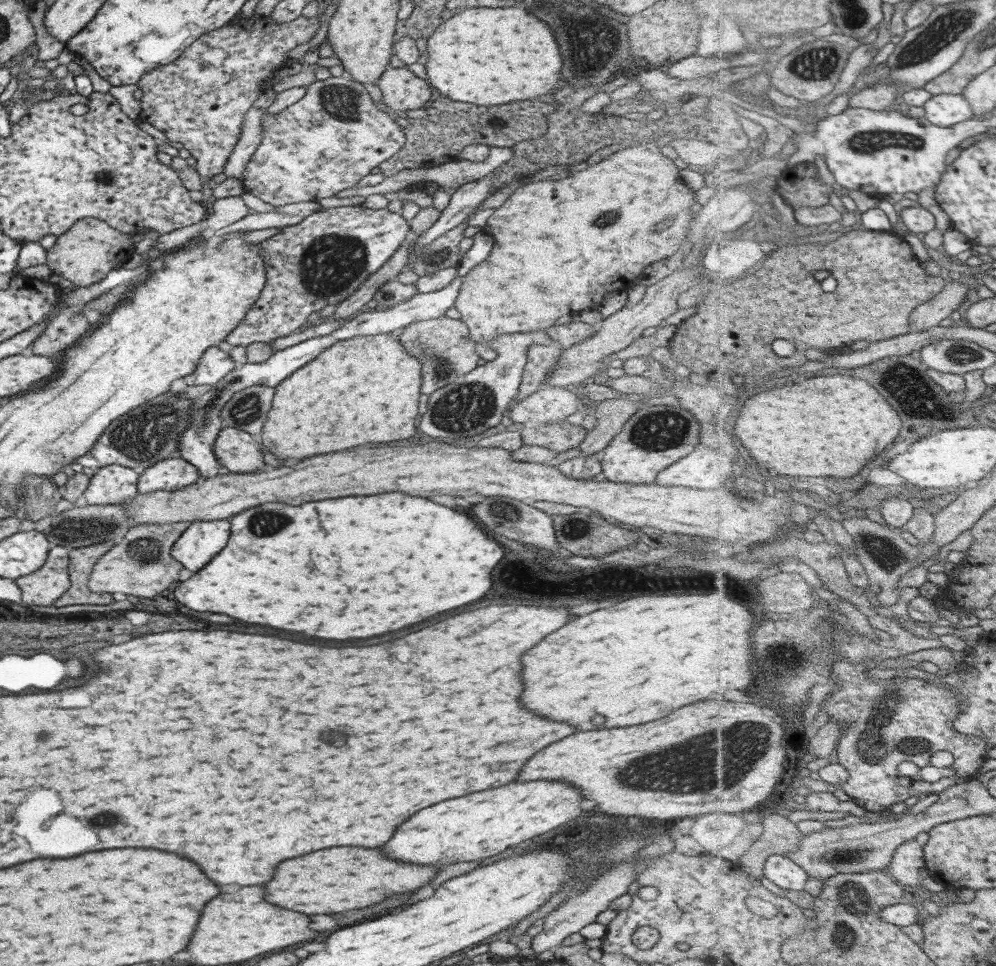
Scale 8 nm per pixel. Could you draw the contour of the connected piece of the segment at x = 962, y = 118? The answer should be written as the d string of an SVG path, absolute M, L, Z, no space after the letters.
M963 94L934 95L923 108L925 117L940 127L952 127L974 118L974 106Z

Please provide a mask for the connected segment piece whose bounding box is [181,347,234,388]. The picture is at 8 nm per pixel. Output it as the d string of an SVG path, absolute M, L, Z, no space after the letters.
M209 347L199 357L193 372L182 376L181 380L185 386L202 385L208 388L233 369L233 361L226 352L217 347Z

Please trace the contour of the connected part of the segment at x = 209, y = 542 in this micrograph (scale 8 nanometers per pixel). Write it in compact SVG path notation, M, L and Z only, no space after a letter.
M228 519L193 521L170 546L169 555L181 565L181 568L197 572L225 546L227 538Z

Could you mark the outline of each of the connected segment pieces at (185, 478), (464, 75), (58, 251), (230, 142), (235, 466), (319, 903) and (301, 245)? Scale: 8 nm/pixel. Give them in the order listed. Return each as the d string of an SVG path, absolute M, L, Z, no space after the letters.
M175 456L148 466L138 475L136 490L139 494L156 490L174 491L199 482L198 470L192 464Z
M506 4L501 7L471 5L450 16L433 30L426 39L427 60L423 65L428 84L450 102L469 102L477 106L507 104L515 100L529 100L549 92L557 84L561 58L551 30L527 14L521 6Z
M95 218L77 221L67 232L57 237L55 243L45 251L45 266L51 274L58 275L73 283L74 287L84 287L105 278L118 264L118 255L132 252L130 236L109 228L105 222Z
M252 16L242 19L235 25L223 25L218 29L203 34L189 44L183 54L167 64L155 67L139 77L136 85L141 89L140 113L141 122L151 124L160 130L169 141L179 142L190 156L195 158L194 169L203 183L210 183L207 178L222 172L227 157L239 138L243 117L247 109L255 102L263 88L270 88L269 74L281 68L285 63L287 50L307 42L322 19L319 16L305 19L297 17L289 22L277 22L269 17Z
M221 427L211 450L229 473L255 473L265 469L257 437L242 430Z
M335 846L279 862L271 882L265 884L265 898L275 906L303 912L307 916L335 914L377 904L391 894L417 890L429 884L435 876L437 868L433 866L395 862L375 848L367 850L355 846Z
M360 205L316 211L295 226L283 227L279 234L258 243L260 258L265 263L264 287L238 325L227 334L225 344L246 347L254 342L261 342L269 345L269 341L297 332L298 326L310 312L347 298L363 280L383 266L409 236L409 222L403 220L399 214L387 209L369 210L361 208Z

